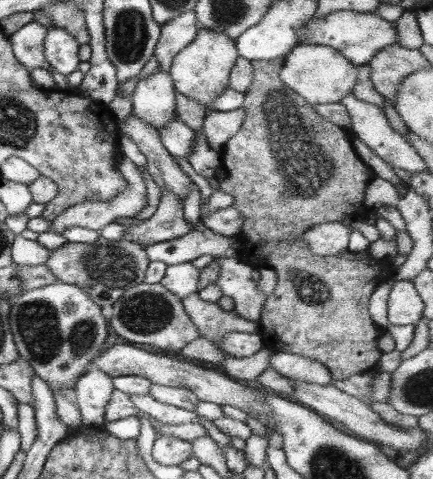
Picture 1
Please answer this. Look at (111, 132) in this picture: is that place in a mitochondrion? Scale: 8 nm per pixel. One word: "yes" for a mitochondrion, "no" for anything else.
no

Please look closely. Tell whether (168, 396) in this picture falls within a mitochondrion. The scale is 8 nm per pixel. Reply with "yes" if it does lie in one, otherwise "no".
no

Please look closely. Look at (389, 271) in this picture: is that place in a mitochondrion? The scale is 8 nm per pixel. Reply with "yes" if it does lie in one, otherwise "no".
no

